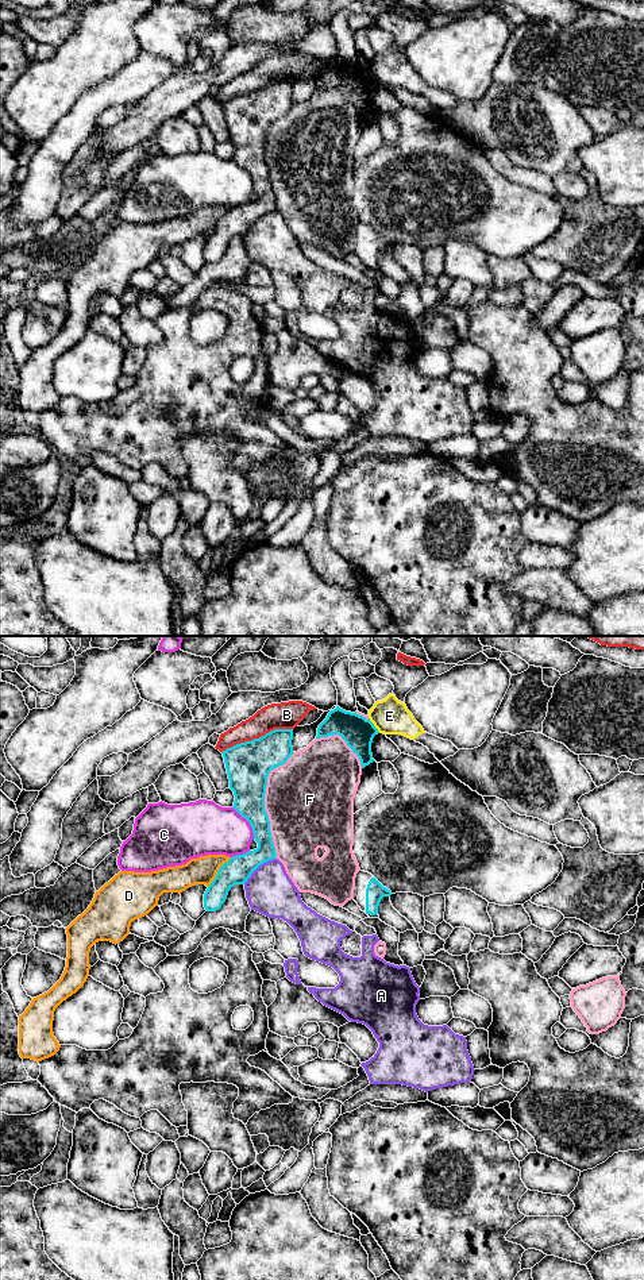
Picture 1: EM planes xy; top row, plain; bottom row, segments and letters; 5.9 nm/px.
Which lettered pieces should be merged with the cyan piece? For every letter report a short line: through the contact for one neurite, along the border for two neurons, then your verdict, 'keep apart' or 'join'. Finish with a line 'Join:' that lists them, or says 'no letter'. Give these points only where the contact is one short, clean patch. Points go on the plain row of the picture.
A: keep apart
B: line xy (292, 80), (274, 80), (258, 89), (227, 99), (222, 104); keep apart
C: keep apart
D: keep apart
E: keep apart
F: keep apart
Join: no letter

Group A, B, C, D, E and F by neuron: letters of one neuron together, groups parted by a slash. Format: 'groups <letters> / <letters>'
groups A / B / C / D / E / F

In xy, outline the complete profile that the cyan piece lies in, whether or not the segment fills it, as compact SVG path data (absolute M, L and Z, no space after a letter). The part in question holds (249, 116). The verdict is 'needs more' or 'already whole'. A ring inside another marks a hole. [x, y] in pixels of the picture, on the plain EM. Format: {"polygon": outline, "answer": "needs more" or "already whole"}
{"polygon": "M274 81L221 104L235 147L232 159L250 174L258 200L232 208L219 220L204 246L207 263L219 262L235 236L244 236L259 217L277 208L265 146L270 123L285 116L294 105L292 92L293 81Z", "answer": "already whole"}

